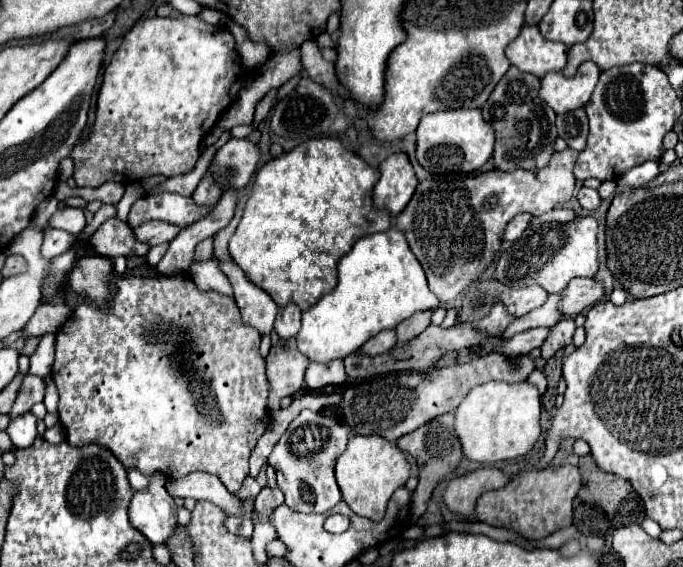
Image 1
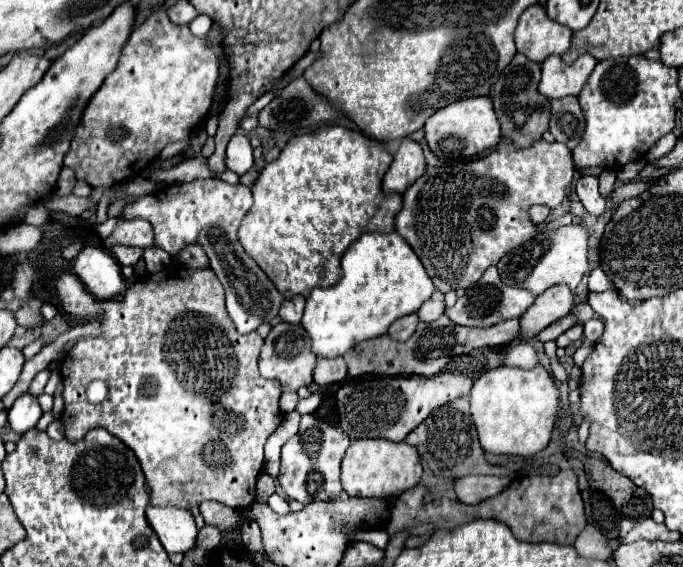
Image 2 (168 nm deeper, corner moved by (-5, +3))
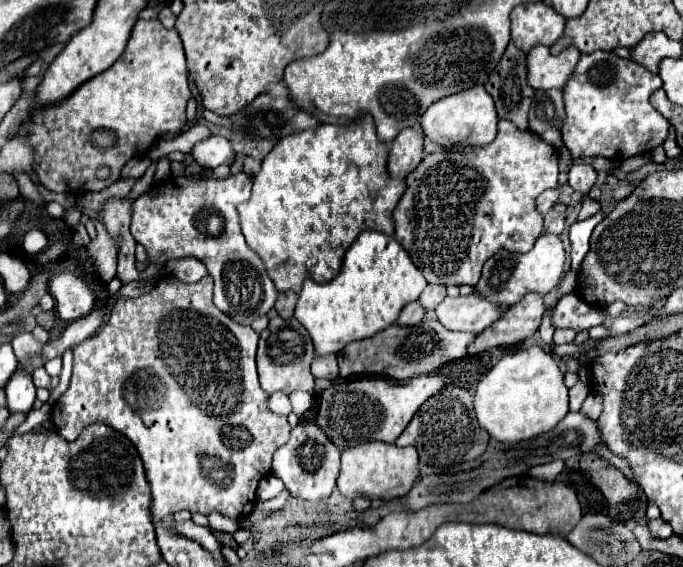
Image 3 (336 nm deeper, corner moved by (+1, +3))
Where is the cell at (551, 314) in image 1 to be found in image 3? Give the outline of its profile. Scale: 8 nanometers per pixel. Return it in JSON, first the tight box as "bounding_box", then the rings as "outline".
{"bounding_box":[338,318,474,380],"outline":[[[426,318],[414,326],[392,324],[386,330],[378,332],[376,336],[352,342],[342,352],[338,352],[340,376],[346,378],[350,374],[386,374],[394,380],[410,380],[414,376],[432,374],[442,364],[466,356],[466,346],[472,340],[474,334],[450,332],[438,320]]]}

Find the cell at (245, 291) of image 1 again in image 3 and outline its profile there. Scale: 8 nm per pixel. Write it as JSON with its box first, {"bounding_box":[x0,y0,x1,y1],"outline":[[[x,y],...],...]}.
{"bounding_box":[130,172,278,324],"outline":[[[238,172],[236,176],[216,180],[216,178],[186,178],[180,176],[180,186],[174,180],[158,182],[154,184],[146,194],[138,196],[132,202],[132,222],[130,232],[136,242],[140,242],[146,248],[146,254],[152,264],[166,264],[168,260],[176,258],[196,258],[204,262],[208,268],[208,274],[214,278],[214,304],[224,314],[228,314],[238,324],[250,324],[252,320],[268,314],[270,308],[274,308],[278,290],[274,288],[264,262],[258,258],[254,250],[248,248],[242,232],[240,232],[240,220],[238,220],[238,204],[246,202],[250,198],[252,190],[252,178],[244,172]]]}

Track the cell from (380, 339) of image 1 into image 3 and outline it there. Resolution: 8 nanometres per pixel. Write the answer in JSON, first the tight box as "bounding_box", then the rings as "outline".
{"bounding_box":[398,300,426,326],"outline":[[[416,300],[416,302],[410,302],[410,304],[406,304],[406,306],[402,308],[400,318],[398,318],[398,324],[414,326],[414,324],[418,324],[418,322],[424,318],[424,314],[426,314],[426,310],[424,310],[424,306],[422,306],[418,300]]]}

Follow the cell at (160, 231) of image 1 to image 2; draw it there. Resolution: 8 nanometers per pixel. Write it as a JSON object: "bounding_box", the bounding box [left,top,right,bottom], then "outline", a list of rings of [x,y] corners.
{"bounding_box":[104,218,154,250],"outline":[[[134,218],[134,220],[120,220],[116,230],[104,238],[104,246],[106,250],[110,250],[112,244],[128,244],[128,246],[140,246],[140,248],[148,248],[154,246],[154,230],[152,224]]]}

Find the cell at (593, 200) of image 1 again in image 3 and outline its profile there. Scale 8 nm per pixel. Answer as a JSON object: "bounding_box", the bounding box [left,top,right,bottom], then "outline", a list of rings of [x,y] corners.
{"bounding_box":[568,164,596,194],"outline":[[[574,164],[568,172],[568,184],[582,194],[586,194],[594,186],[594,182],[596,182],[596,170],[588,164]]]}

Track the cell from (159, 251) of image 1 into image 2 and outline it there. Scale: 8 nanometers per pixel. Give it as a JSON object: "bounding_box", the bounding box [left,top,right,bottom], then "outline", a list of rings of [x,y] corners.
{"bounding_box":[144,246,170,272],"outline":[[[152,246],[144,250],[144,260],[146,260],[148,272],[160,272],[170,264],[170,254],[158,246]]]}

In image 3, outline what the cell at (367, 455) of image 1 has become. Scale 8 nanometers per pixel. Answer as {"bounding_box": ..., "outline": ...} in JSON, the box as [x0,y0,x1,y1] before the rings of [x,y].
{"bounding_box":[338,442,418,500],"outline":[[[366,442],[354,448],[342,450],[342,470],[338,476],[338,490],[346,498],[354,500],[358,496],[374,498],[398,498],[404,496],[414,482],[418,480],[418,452],[414,446],[400,448],[396,444],[386,442]]]}

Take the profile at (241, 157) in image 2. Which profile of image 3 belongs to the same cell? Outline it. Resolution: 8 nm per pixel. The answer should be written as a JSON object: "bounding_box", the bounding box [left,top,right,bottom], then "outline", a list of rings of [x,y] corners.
{"bounding_box":[190,136,234,168],"outline":[[[210,136],[206,140],[196,142],[190,154],[200,166],[216,168],[228,162],[234,156],[234,150],[230,148],[230,142],[224,136]]]}

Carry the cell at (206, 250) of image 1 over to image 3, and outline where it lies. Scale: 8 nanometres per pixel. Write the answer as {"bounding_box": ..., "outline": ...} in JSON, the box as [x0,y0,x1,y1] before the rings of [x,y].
{"bounding_box":[166,258,208,282],"outline":[[[194,258],[170,260],[166,264],[166,272],[170,276],[176,276],[182,282],[198,282],[198,280],[202,280],[208,274],[206,266],[200,260],[194,260]]]}

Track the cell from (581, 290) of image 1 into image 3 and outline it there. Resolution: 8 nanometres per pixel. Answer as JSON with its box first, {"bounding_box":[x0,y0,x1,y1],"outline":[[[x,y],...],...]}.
{"bounding_box":[466,294,546,356],"outline":[[[528,294],[524,296],[518,304],[510,306],[498,322],[494,322],[490,328],[480,332],[474,342],[468,344],[466,354],[474,356],[498,346],[514,346],[530,338],[538,326],[540,320],[546,312],[546,306],[542,302],[542,296],[538,294]]]}

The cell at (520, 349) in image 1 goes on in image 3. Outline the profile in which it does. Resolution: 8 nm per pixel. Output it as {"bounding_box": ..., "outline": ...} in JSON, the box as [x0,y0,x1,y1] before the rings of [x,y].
{"bounding_box":[554,294,606,332],"outline":[[[566,294],[558,300],[554,312],[554,328],[572,328],[574,332],[590,330],[592,326],[600,326],[606,322],[606,314],[584,300],[578,300],[576,294]]]}

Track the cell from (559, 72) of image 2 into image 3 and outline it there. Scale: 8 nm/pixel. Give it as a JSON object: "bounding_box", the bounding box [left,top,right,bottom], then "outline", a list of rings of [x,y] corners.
{"bounding_box":[528,44,580,90],"outline":[[[542,44],[534,46],[528,52],[528,84],[540,90],[562,88],[570,78],[578,58],[580,50],[574,46],[564,48],[556,56],[552,56],[550,50]]]}

